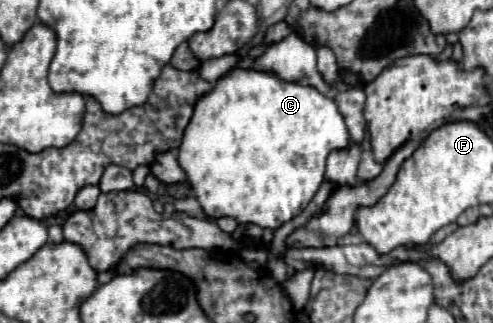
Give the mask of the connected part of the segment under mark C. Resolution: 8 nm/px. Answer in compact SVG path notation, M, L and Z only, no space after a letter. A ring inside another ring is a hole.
M231 68L215 82L213 90L203 94L195 104L195 114L185 128L177 156L179 166L185 170L187 180L209 218L231 216L241 224L257 224L275 230L311 202L323 182L329 152L345 148L347 144L349 132L337 102L321 94L315 86L285 82L273 72Z

